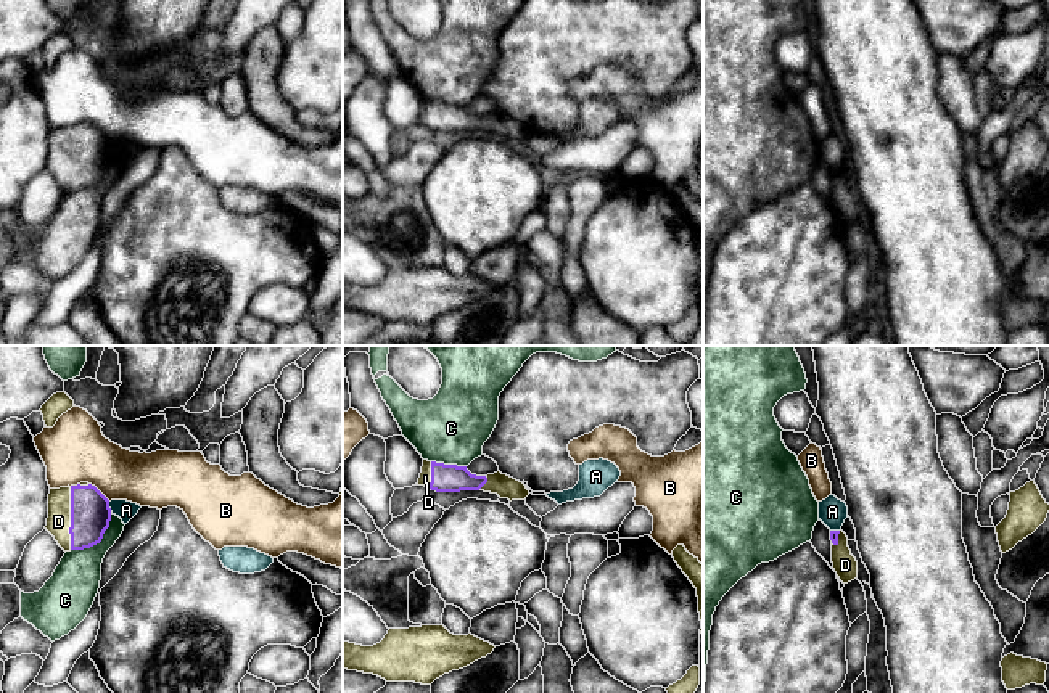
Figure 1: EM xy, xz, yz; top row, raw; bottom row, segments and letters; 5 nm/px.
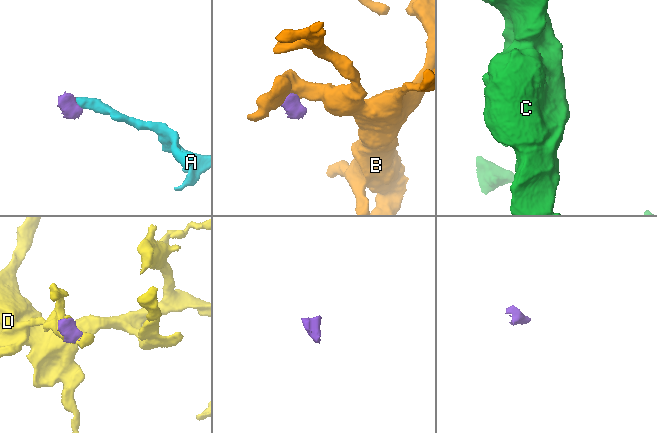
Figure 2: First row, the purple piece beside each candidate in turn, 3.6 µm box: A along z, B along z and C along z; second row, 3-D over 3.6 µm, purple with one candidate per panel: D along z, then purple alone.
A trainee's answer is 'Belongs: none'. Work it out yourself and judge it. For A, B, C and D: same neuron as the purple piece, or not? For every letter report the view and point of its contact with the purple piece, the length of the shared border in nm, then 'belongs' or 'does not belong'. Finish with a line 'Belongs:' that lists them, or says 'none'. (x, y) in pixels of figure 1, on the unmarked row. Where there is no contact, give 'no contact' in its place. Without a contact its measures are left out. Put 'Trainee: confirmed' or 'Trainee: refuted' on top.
Trainee: refuted
A: xy (108, 147) | 50 nm | does not belong
B: xy (98, 131) | 140 nm | does not belong
C: xy (100, 180) | 280 nm | does not belong
D: xy (71, 158) | 320 nm | belongs
Belongs: D

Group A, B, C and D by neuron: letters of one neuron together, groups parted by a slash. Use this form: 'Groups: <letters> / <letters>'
Groups: A / B / C / D

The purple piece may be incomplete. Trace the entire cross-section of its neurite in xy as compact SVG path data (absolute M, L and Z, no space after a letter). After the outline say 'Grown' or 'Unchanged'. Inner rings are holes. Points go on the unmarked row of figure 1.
M92 124L50 129L45 169L64 191L90 188L109 167L109 140Z. Grown

